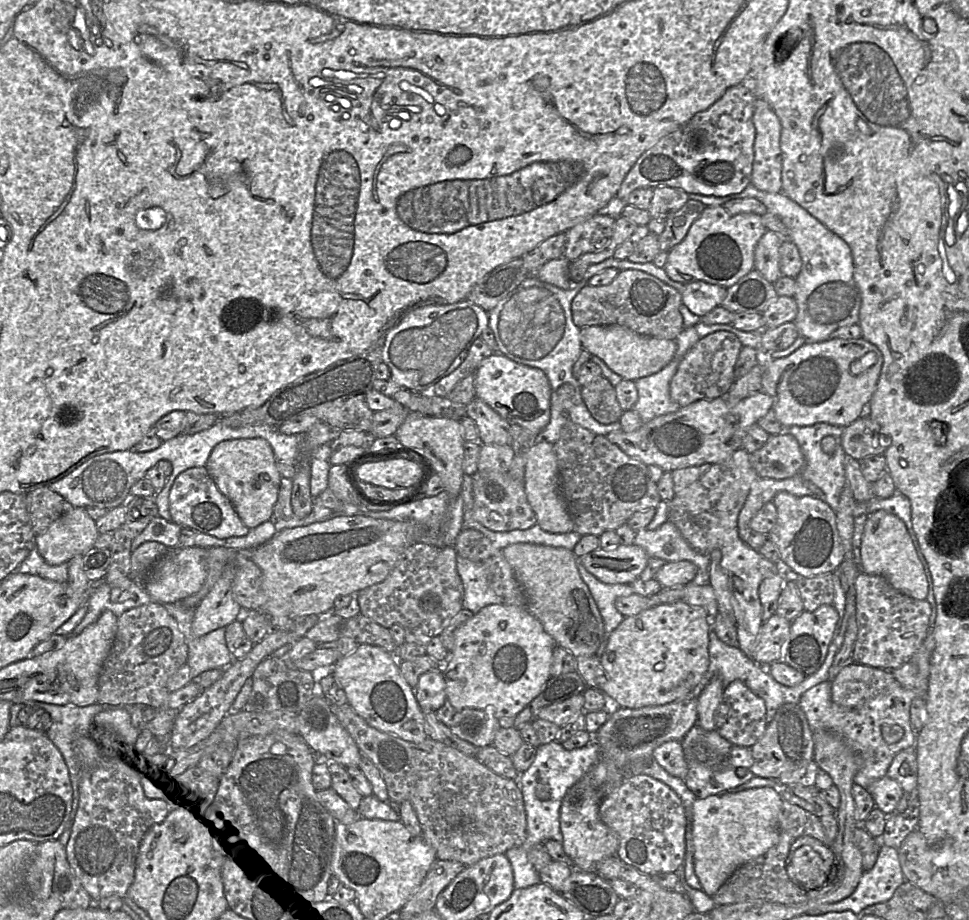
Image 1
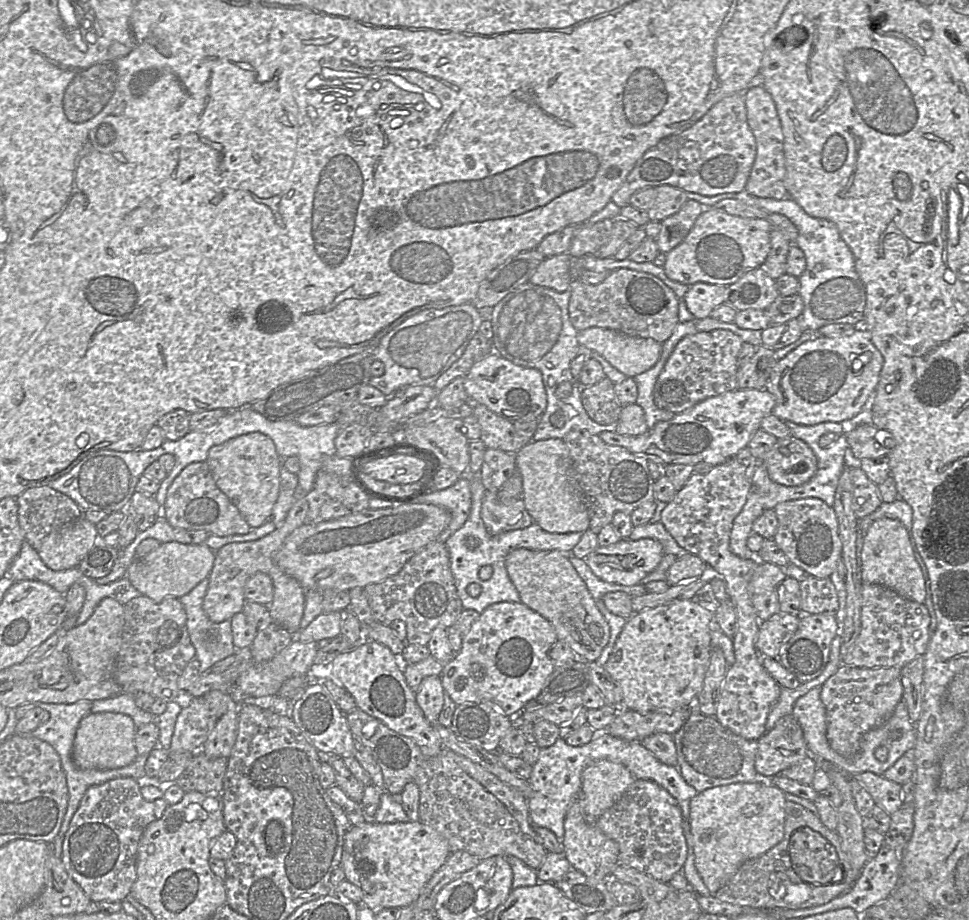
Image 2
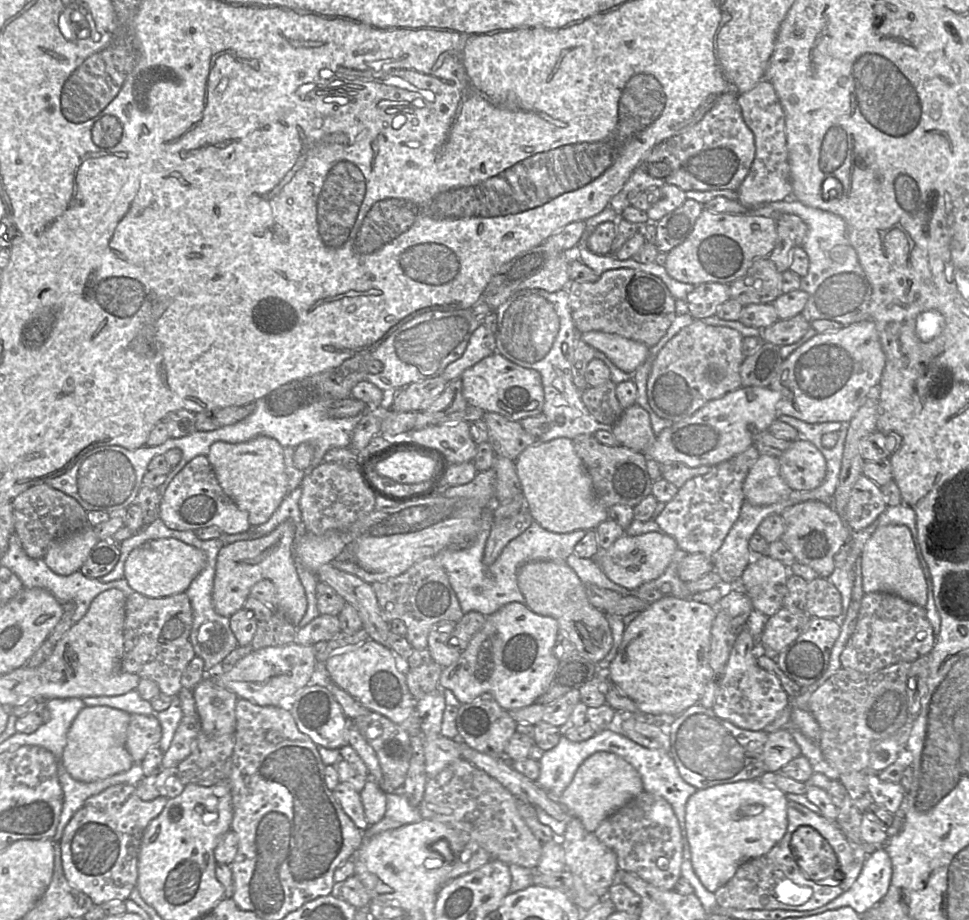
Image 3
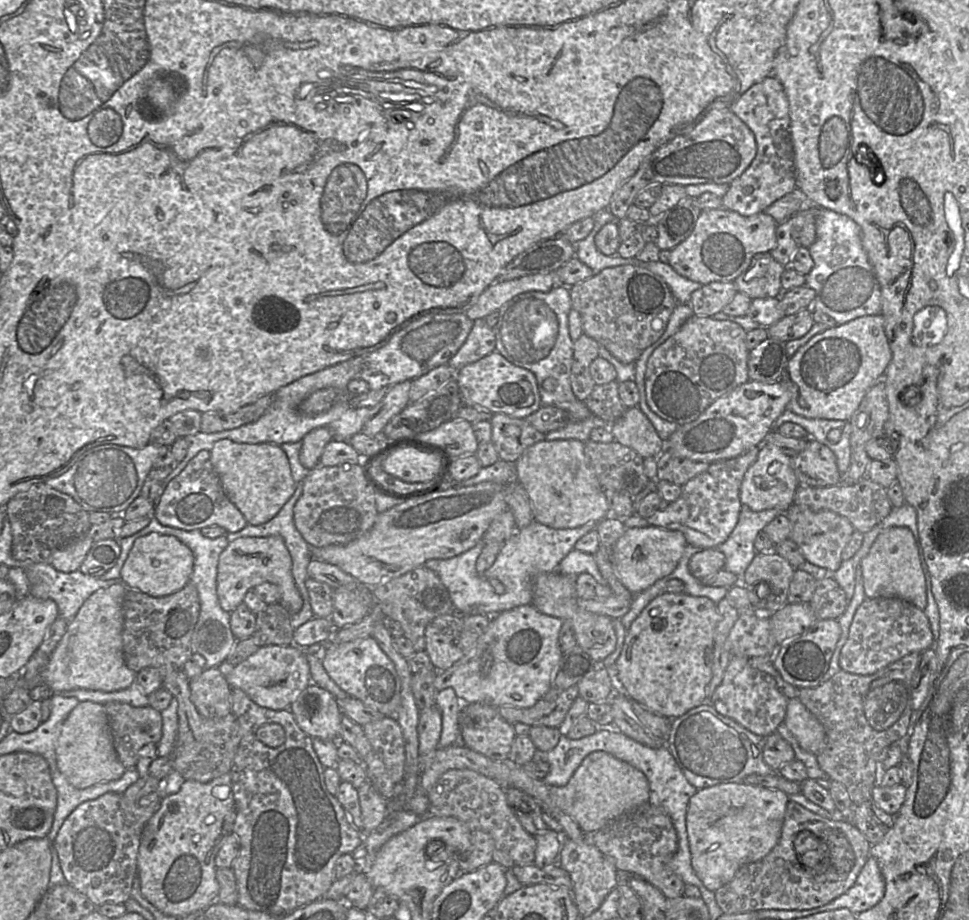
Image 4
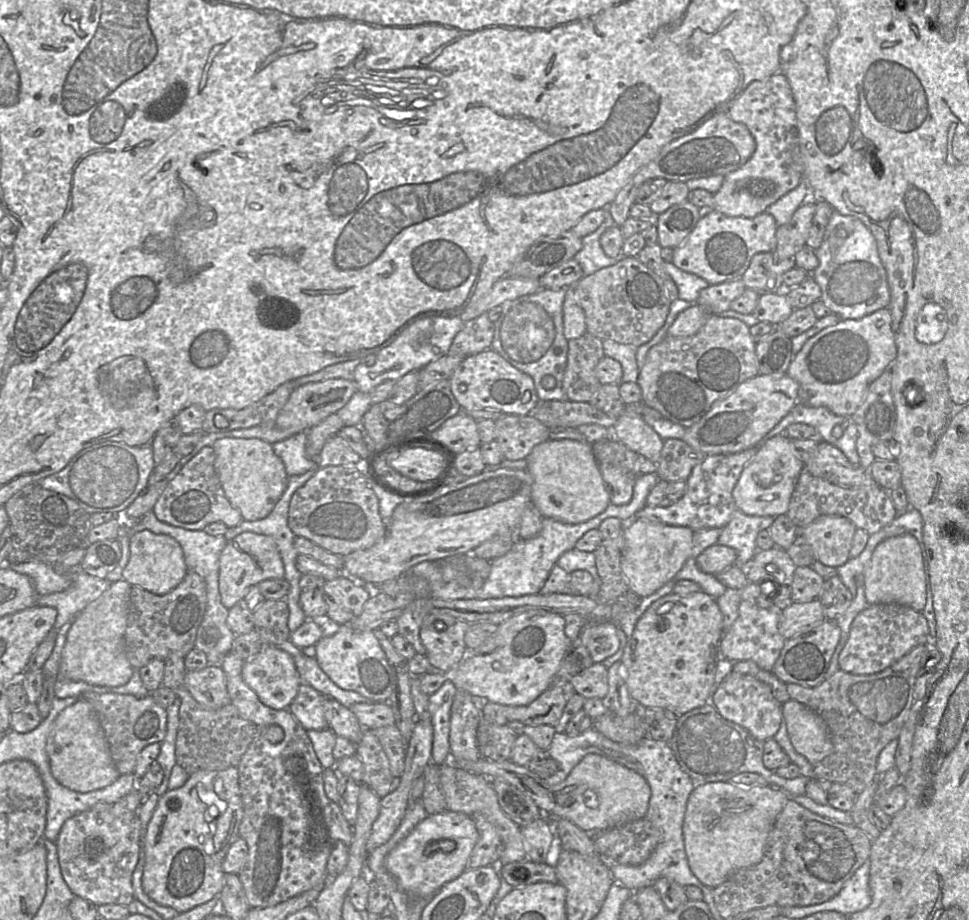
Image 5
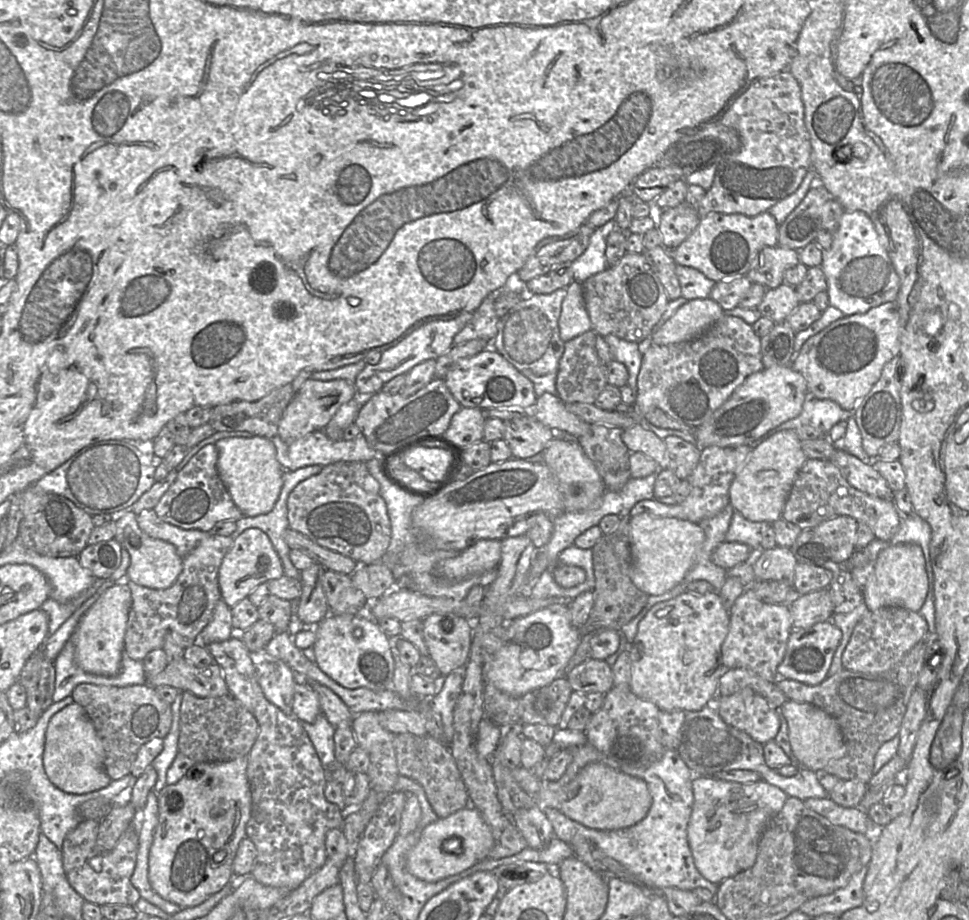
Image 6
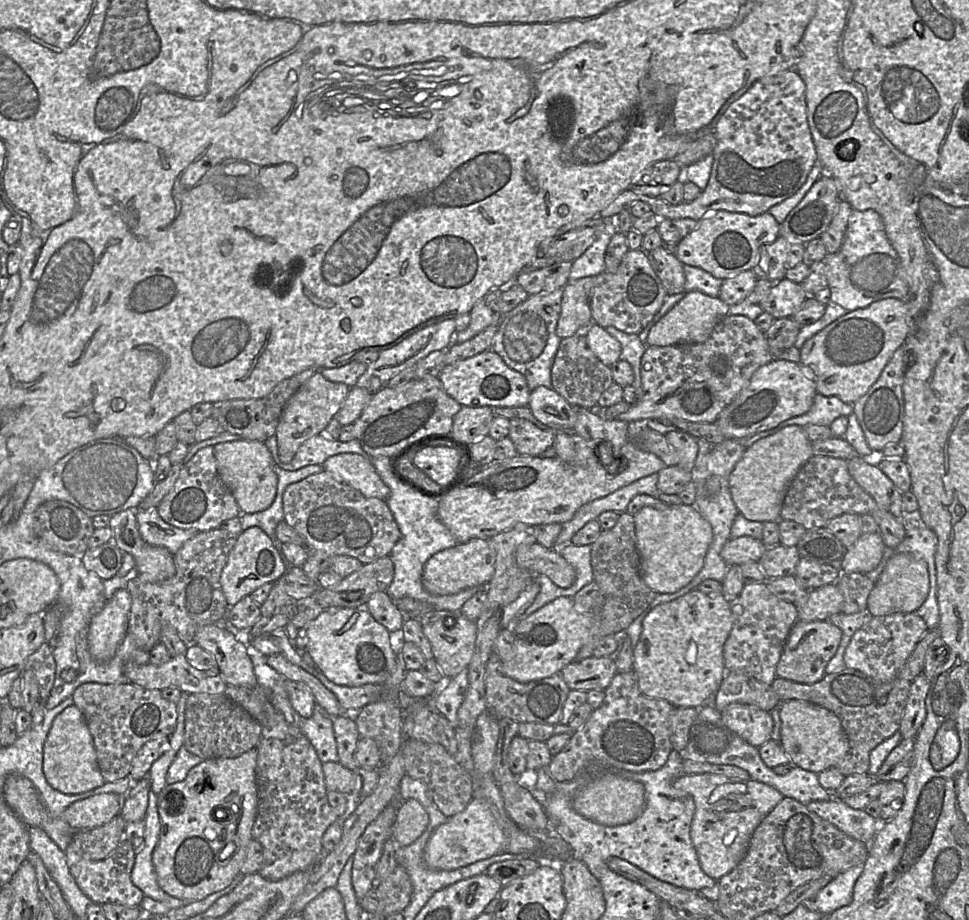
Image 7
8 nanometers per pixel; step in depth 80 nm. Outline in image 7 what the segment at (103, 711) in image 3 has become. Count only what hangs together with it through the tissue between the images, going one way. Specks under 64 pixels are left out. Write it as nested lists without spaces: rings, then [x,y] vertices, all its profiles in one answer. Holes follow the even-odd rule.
[[[70,705],[53,720],[43,745],[43,773],[49,785],[64,794],[80,794],[105,782],[98,764],[92,735],[81,711]]]

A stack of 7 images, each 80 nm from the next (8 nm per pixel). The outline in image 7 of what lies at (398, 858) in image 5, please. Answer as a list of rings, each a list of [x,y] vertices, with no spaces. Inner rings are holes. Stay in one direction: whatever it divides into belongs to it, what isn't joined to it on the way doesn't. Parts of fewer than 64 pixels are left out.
[[[475,796],[464,811],[435,829],[426,844],[424,861],[434,870],[455,870],[501,853],[506,853],[504,833],[488,804]]]

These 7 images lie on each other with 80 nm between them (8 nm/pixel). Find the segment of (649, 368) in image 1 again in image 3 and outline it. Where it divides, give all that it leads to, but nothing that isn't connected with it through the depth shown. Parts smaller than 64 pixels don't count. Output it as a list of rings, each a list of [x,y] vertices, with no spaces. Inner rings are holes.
[[[589,331],[580,338],[598,351],[603,352],[619,369],[634,374],[649,356],[649,347],[642,342],[617,334]]]

